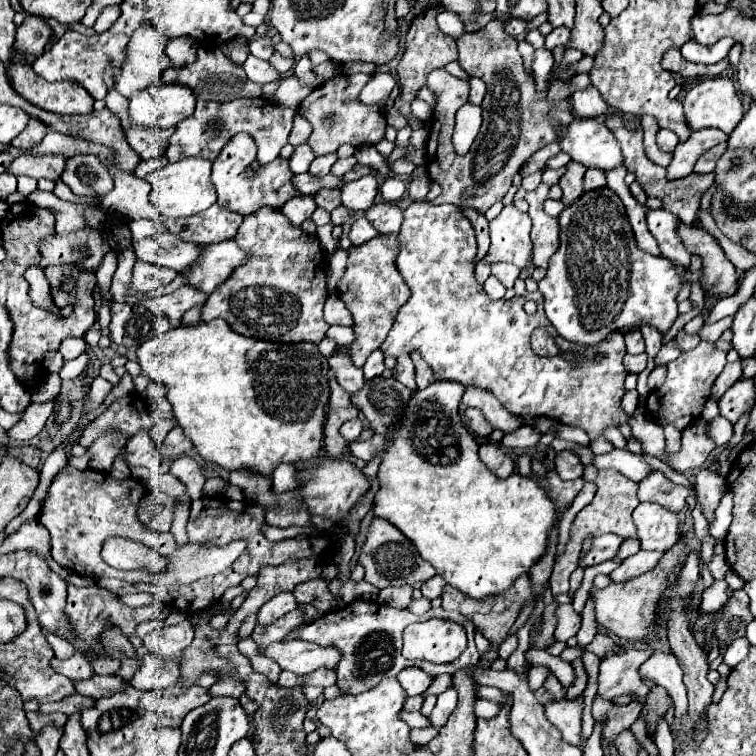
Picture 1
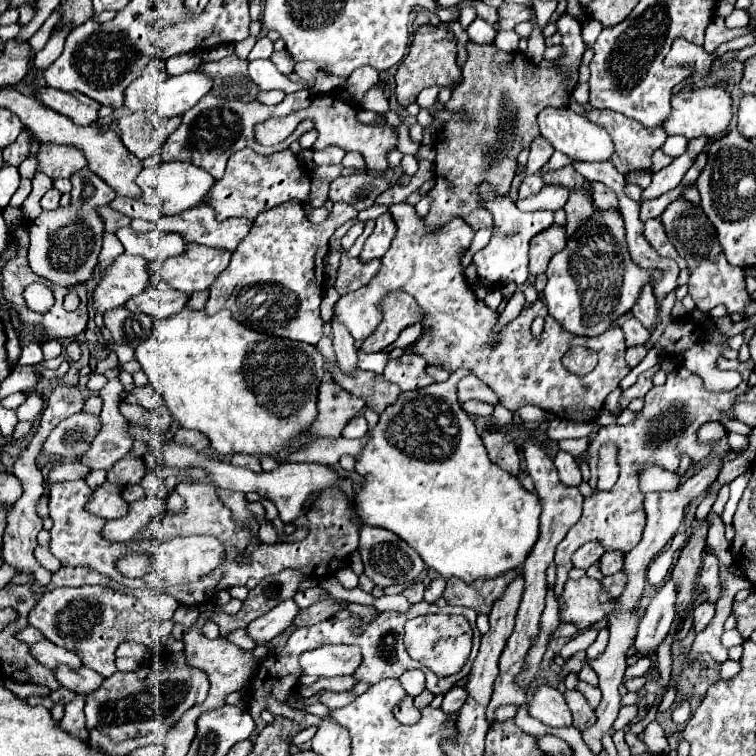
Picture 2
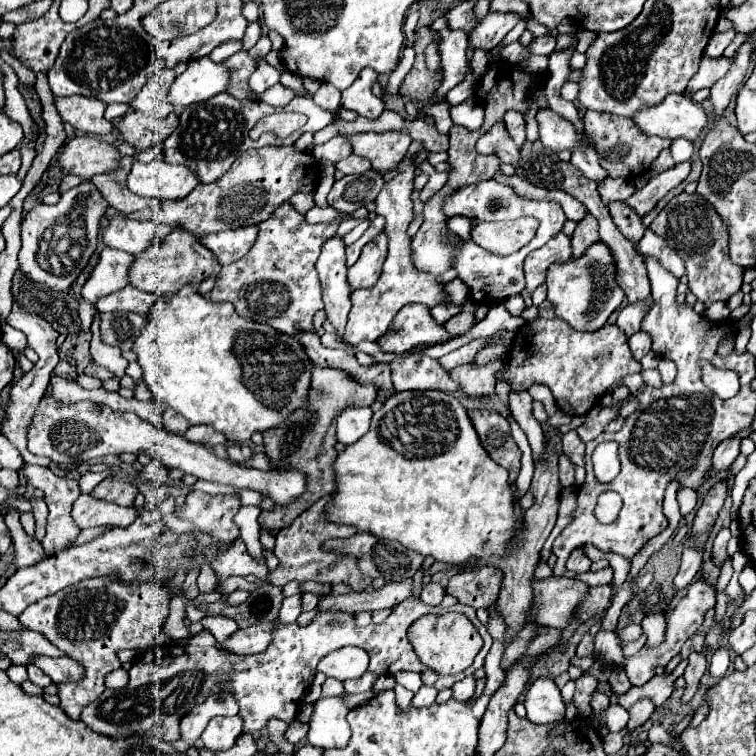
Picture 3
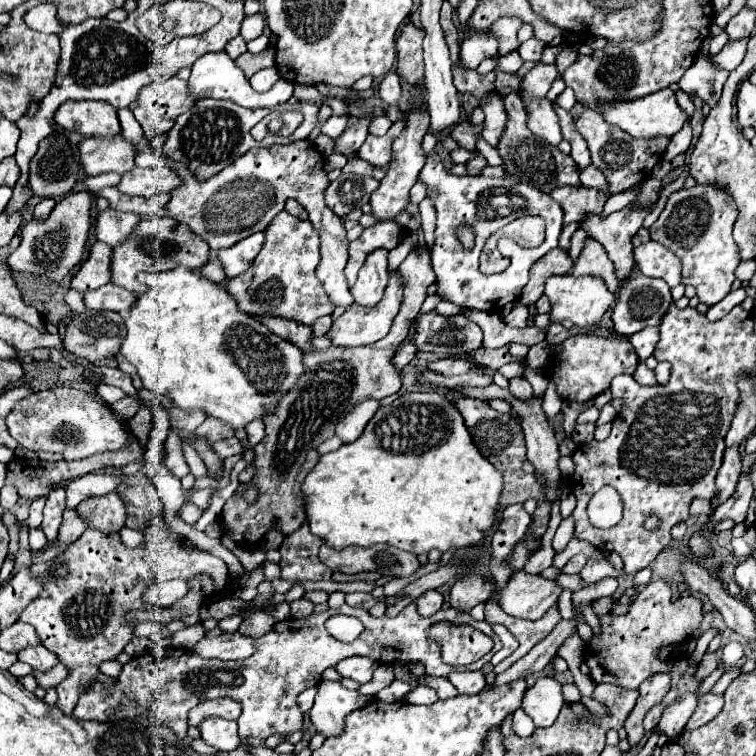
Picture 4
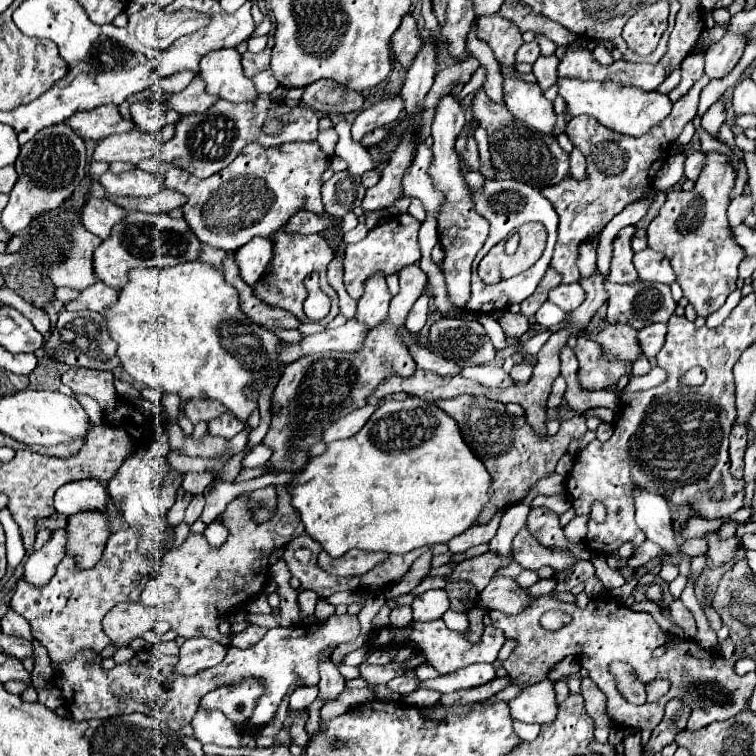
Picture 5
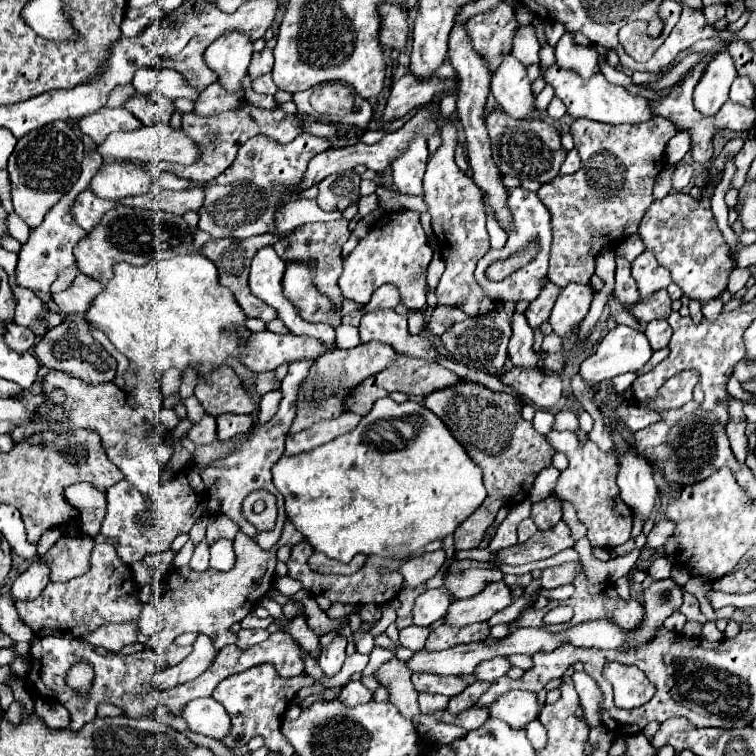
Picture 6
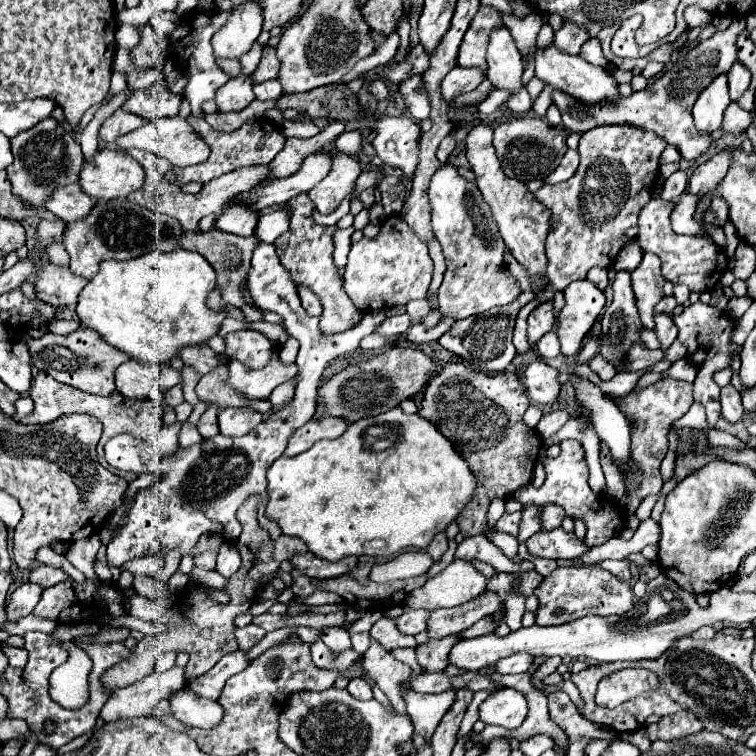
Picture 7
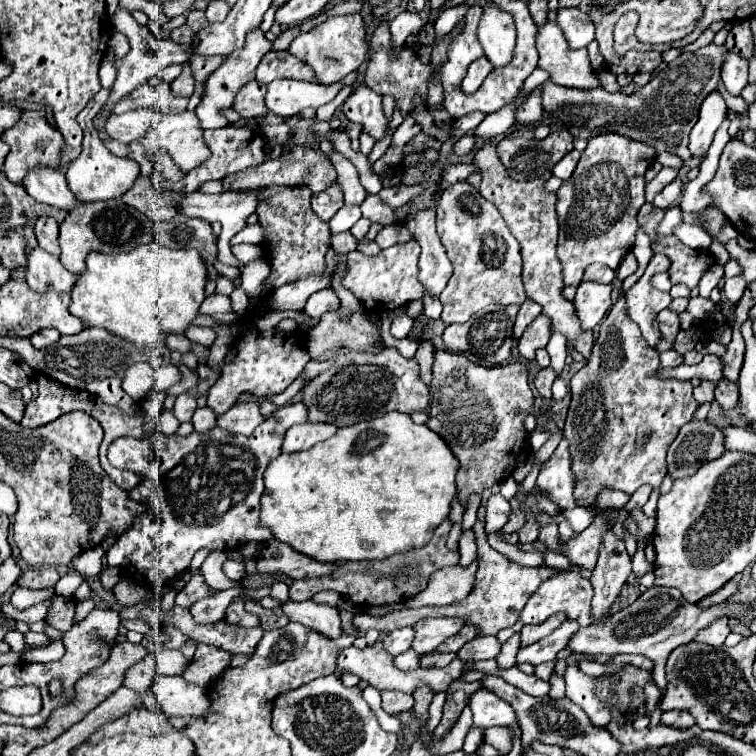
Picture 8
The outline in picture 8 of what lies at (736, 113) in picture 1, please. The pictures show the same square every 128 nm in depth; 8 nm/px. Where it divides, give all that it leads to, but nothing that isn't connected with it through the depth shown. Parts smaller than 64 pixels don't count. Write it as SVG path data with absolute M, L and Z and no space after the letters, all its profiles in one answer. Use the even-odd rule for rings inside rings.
M546 20L542 26L538 26L536 50L540 54L538 66L550 72L550 80L554 84L584 90L600 86L590 66L586 48L568 48L556 20Z

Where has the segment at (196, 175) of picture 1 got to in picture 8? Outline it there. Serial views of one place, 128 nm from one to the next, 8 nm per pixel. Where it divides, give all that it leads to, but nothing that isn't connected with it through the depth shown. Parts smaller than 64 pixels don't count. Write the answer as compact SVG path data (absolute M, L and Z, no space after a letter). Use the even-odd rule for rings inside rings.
M102 88L90 102L88 106L78 114L78 124L84 130L84 142L82 142L82 152L76 160L72 160L66 168L66 180L68 180L68 188L72 190L72 194L76 196L78 202L98 202L98 200L112 200L112 198L120 198L124 192L128 192L132 188L132 184L136 182L140 168L134 160L130 158L120 158L114 156L110 150L106 150L106 146L102 144L98 132L92 126L94 116L102 110L102 106L106 104L110 96L108 88Z

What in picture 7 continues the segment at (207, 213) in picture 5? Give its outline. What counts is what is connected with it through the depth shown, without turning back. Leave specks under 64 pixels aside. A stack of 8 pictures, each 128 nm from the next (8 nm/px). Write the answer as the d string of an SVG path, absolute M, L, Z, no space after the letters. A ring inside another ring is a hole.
M330 122L318 136L311 138L286 138L284 148L276 154L276 158L270 162L270 174L272 178L284 178L294 174L304 159L312 153L320 150L324 144L332 142L340 134L340 122ZM236 202L232 204L232 208L226 208L226 212L218 216L216 228L238 236L252 236L256 222L258 222L258 212L252 212L244 208L244 204Z

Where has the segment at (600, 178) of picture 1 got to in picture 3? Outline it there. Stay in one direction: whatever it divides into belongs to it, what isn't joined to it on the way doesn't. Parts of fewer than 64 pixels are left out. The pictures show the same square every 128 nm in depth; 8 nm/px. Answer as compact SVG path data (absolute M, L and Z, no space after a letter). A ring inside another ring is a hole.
M610 202L608 208L610 208L612 220L614 220L614 224L618 226L618 230L620 230L632 244L638 244L640 238L642 238L644 232L646 232L646 226L642 224L640 216L636 216L636 212L634 212L632 208L628 208L626 204L622 204L622 202Z

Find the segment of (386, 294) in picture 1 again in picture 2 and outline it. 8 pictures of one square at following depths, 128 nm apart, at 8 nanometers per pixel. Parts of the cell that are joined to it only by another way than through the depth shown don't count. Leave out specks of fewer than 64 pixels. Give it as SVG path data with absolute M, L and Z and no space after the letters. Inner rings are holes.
M342 252L342 266L338 270L338 278L336 278L334 288L338 290L340 296L354 292L354 290L366 286L378 274L380 266L381 259L363 263L358 258L348 258L346 252ZM390 292L382 302L382 310L384 318L378 330L364 340L362 352L382 352L394 344L404 328L420 322L424 316L416 300L404 292Z

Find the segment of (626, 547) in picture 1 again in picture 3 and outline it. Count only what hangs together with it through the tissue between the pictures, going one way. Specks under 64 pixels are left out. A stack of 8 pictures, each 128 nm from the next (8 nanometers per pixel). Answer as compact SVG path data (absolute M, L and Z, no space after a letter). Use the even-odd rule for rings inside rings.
M608 566L608 568L600 570L600 572L588 570L588 572L584 572L584 574L576 574L574 578L580 580L580 582L584 582L584 584L588 584L590 588L592 588L592 586L602 586L602 584L612 584L612 568Z

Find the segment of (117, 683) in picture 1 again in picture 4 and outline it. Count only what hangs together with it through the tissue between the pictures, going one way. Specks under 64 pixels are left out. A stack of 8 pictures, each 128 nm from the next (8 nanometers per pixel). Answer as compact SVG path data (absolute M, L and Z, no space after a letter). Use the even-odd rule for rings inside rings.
M38 646L38 648L22 648L18 652L18 660L30 664L32 670L40 670L40 672L50 670L58 662L58 658L50 650L42 648L42 646Z

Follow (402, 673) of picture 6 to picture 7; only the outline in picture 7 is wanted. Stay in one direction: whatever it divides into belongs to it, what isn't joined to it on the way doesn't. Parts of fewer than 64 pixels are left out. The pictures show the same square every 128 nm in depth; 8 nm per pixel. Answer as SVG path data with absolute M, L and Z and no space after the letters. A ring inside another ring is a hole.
M376 640L370 642L370 648L364 652L364 670L378 684L378 688L390 698L396 712L404 714L406 706L400 696L402 690L408 690L410 666L396 660L390 652L386 652Z

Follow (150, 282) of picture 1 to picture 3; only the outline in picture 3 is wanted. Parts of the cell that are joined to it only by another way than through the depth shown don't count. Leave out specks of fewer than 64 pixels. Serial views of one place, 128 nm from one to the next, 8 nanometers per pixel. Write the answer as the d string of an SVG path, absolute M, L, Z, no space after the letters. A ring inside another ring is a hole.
M104 248L100 252L100 260L90 272L88 280L82 286L82 298L96 304L98 298L108 292L118 292L128 286L128 268L132 264L132 256L128 252L120 252L114 248ZM98 314L94 316L94 324L92 324L92 340L90 340L90 354L92 354L92 360L100 366L106 366L108 370L114 372L114 378L112 380L106 380L104 382L104 388L106 390L118 390L120 384L118 380L124 376L124 370L128 366L128 362L120 356L120 350L108 350L110 346L104 346L104 342L100 340L100 332L98 332Z

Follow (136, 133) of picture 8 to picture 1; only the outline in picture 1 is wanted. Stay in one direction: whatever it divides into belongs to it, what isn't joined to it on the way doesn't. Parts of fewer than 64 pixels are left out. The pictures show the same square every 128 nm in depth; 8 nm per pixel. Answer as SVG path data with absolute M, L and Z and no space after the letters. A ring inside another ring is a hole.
M10 66L10 82L28 102L56 114L88 114L92 112L92 96L76 82L46 82L32 72L30 66Z

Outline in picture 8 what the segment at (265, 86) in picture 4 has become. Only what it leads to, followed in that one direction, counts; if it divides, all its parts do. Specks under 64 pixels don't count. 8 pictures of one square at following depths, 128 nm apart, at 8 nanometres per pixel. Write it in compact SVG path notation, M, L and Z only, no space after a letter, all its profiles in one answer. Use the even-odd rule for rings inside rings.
M274 80L268 84L266 106L280 118L292 118L302 108L318 108L330 102L340 90L340 84L322 86L298 80Z

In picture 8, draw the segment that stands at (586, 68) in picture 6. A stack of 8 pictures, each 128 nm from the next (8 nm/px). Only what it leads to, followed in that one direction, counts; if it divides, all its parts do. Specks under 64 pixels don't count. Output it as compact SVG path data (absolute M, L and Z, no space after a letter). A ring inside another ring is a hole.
M560 8L556 22L562 28L570 48L584 48L594 40L592 18L578 8Z

